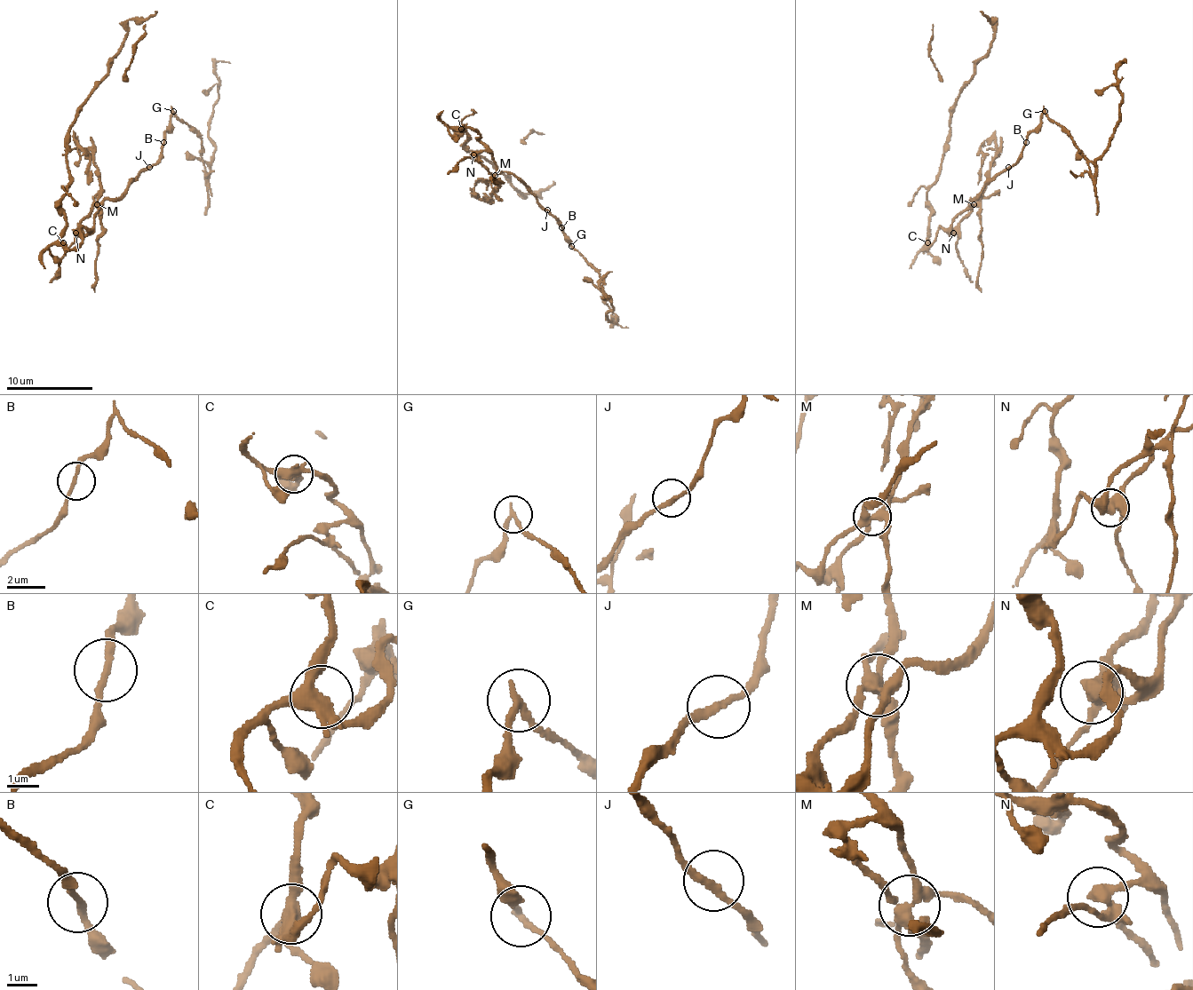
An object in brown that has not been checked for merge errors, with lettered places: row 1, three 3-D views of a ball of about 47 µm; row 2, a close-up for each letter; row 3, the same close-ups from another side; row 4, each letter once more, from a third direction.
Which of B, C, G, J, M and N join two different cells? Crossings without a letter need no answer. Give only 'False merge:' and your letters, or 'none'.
False merge: G, M

